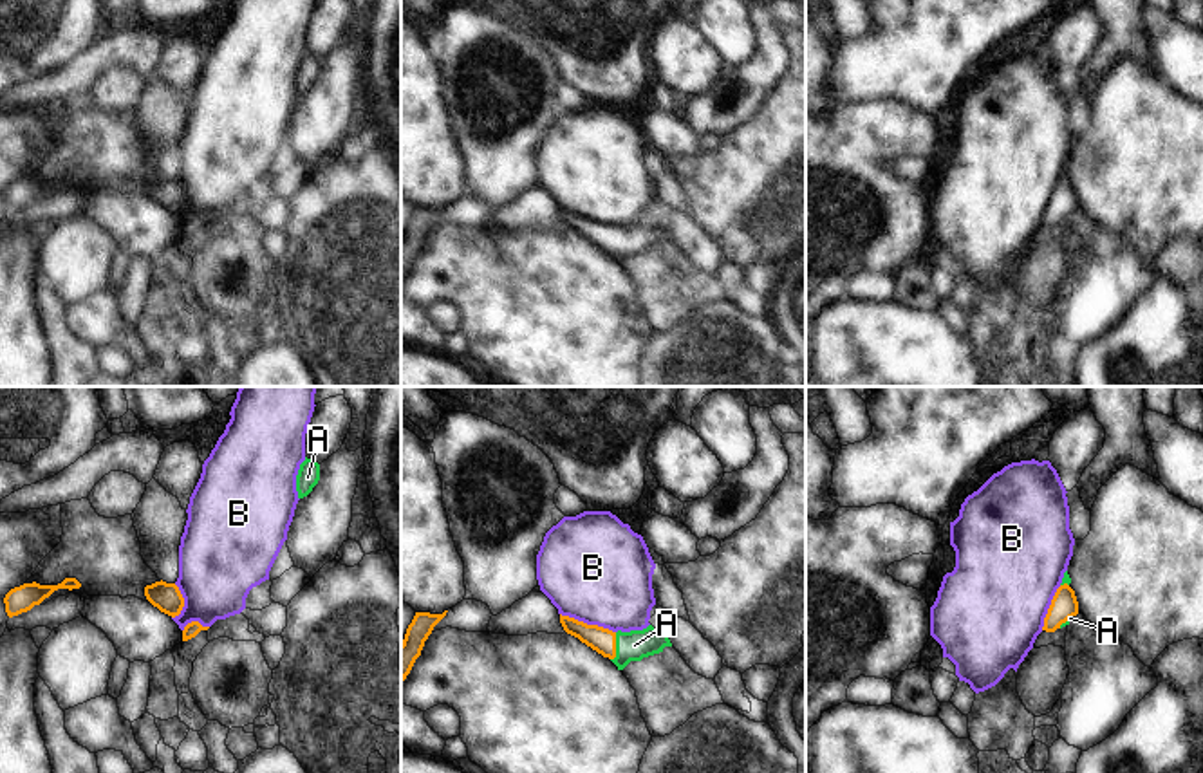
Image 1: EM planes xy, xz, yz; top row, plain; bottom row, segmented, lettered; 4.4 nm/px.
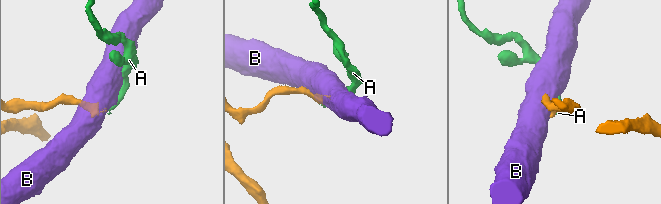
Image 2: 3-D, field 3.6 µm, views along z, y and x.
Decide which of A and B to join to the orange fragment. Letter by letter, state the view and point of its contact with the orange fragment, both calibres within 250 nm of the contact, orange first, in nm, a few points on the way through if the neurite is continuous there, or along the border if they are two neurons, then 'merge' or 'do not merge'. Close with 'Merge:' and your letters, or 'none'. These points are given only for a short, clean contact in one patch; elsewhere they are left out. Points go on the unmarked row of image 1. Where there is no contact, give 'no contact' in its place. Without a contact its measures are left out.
A: contact xz (615, 242); calibres 110 and 140 nm; way xz (602, 235), (615, 242), (634, 241); merge
B: contact xz (586, 219); calibres 110 and 480 nm; do not merge
Merge: A

